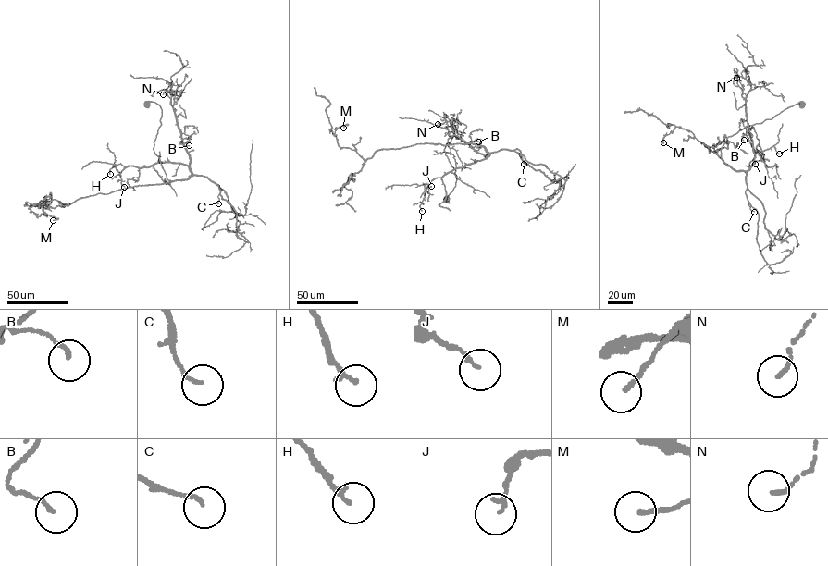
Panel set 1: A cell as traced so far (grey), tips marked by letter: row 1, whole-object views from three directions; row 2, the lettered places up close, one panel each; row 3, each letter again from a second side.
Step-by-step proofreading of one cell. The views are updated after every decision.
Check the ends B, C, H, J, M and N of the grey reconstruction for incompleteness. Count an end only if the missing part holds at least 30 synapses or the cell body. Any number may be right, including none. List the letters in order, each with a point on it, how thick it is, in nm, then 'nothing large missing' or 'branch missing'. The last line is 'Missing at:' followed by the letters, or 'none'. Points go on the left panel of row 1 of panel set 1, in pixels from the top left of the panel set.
B: place (189, 145); calibre 130 nm; nothing large missing
C: place (218, 203); calibre 110 nm; nothing large missing
H: place (110, 174); calibre 200 nm; nothing large missing
J: place (124, 187); calibre 130 nm; nothing large missing
M: place (53, 220); calibre 160 nm; nothing large missing
N: place (163, 94); calibre 140 nm; nothing large missing
Missing at: none

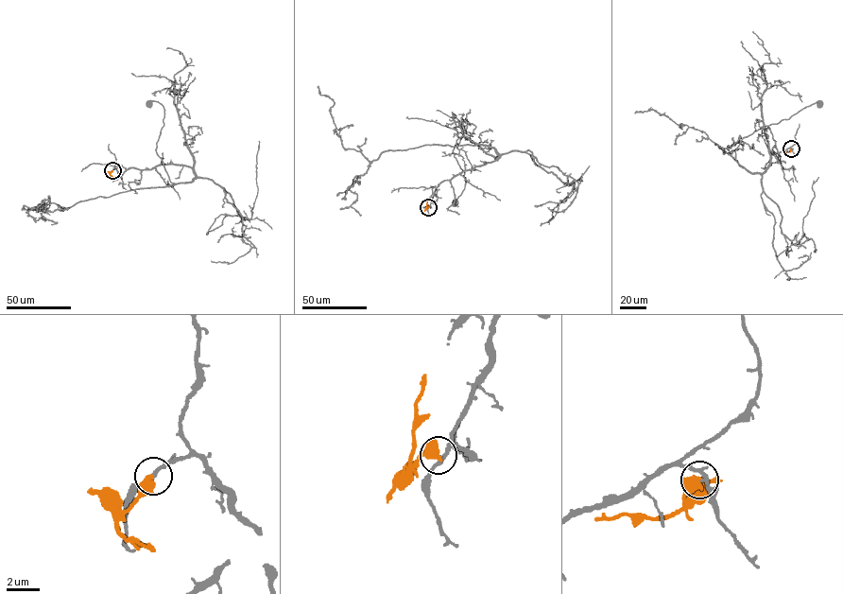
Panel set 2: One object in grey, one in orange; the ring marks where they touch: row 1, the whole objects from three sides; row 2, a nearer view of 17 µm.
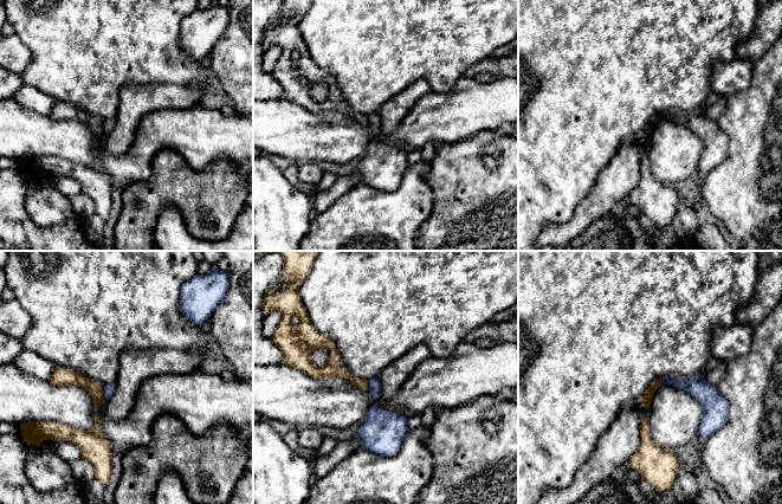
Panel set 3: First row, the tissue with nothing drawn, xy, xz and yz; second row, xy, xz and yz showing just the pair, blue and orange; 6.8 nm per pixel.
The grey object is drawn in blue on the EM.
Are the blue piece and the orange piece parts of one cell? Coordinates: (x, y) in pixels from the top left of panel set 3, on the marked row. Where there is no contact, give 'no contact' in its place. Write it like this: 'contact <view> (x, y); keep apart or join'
contact xy (103, 393); keep apart

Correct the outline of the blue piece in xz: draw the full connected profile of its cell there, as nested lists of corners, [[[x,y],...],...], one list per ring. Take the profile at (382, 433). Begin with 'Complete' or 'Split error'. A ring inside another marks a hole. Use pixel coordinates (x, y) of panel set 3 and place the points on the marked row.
Complete. [[[374,403],[361,424],[356,438],[362,442],[360,448],[379,455],[393,457],[400,451],[407,433],[406,415],[383,411]]]

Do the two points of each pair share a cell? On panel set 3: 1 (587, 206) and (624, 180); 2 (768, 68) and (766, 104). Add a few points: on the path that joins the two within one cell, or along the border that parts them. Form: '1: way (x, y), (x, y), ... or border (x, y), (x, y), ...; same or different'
1: way (596, 204), (614, 186); same
2: way (768, 77), (768, 95); same

